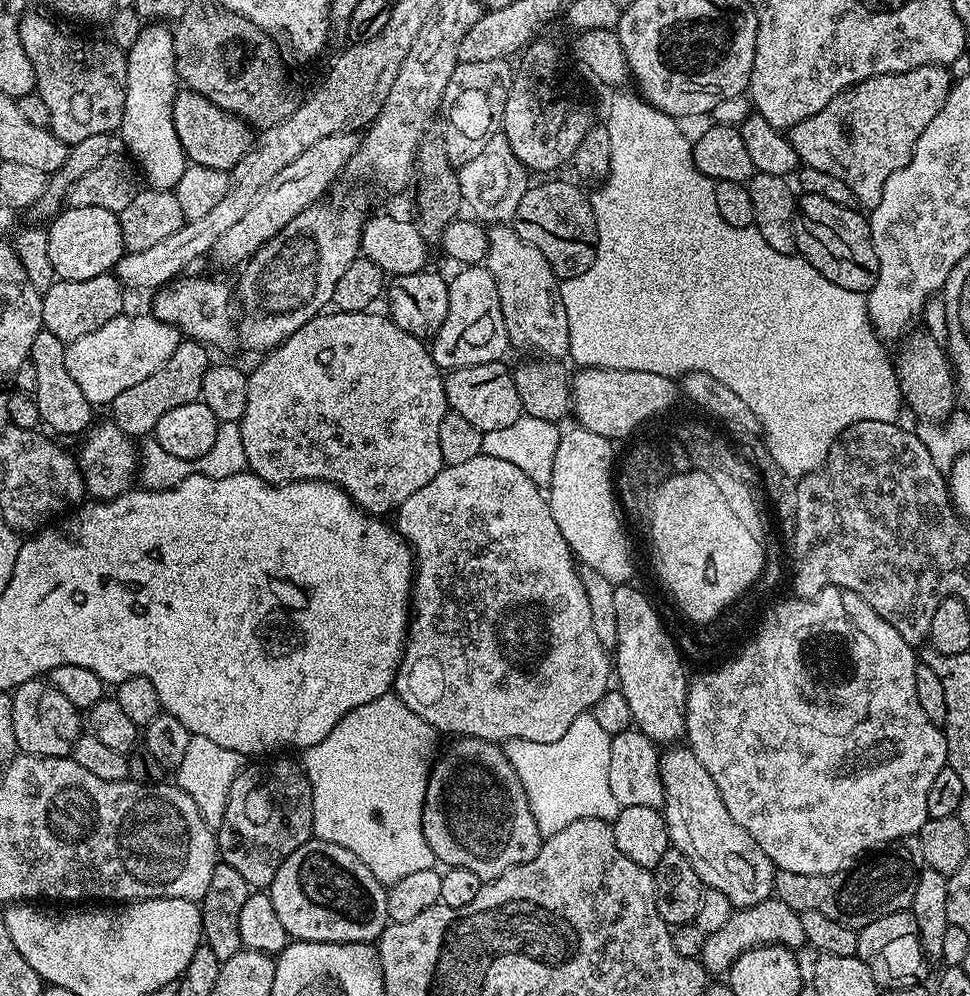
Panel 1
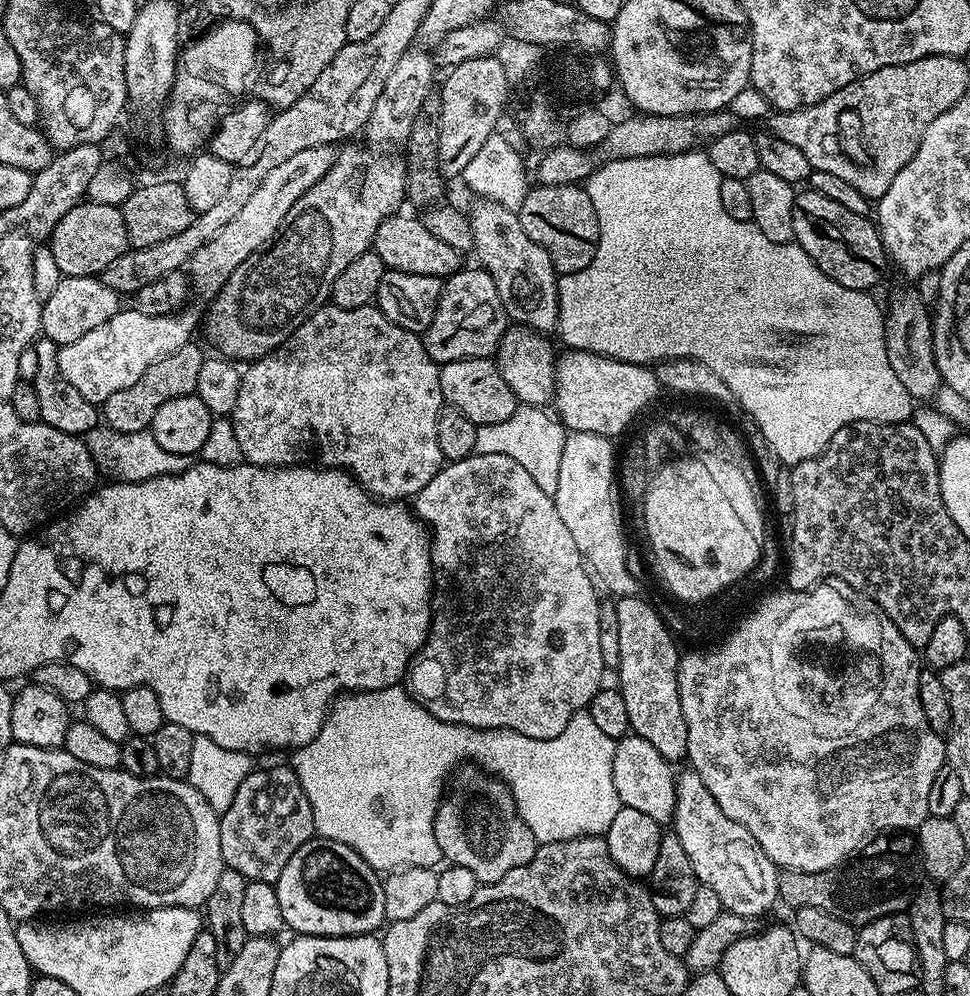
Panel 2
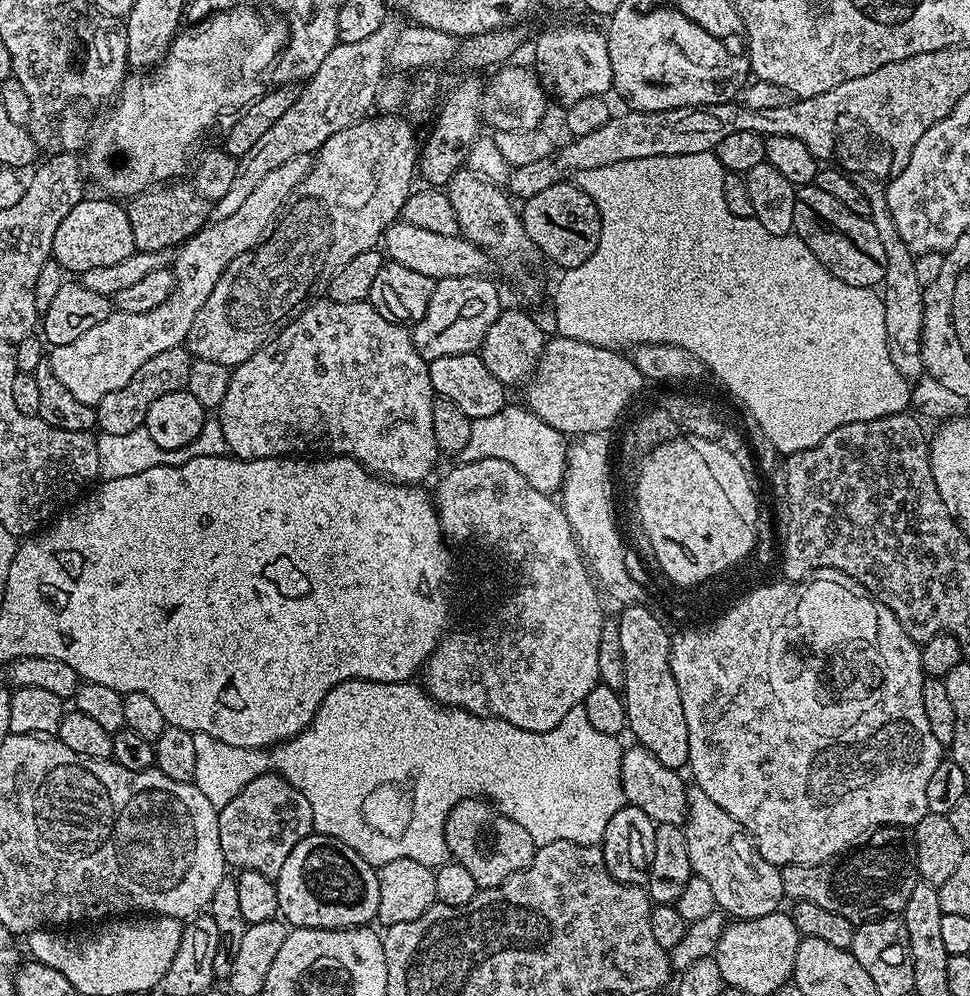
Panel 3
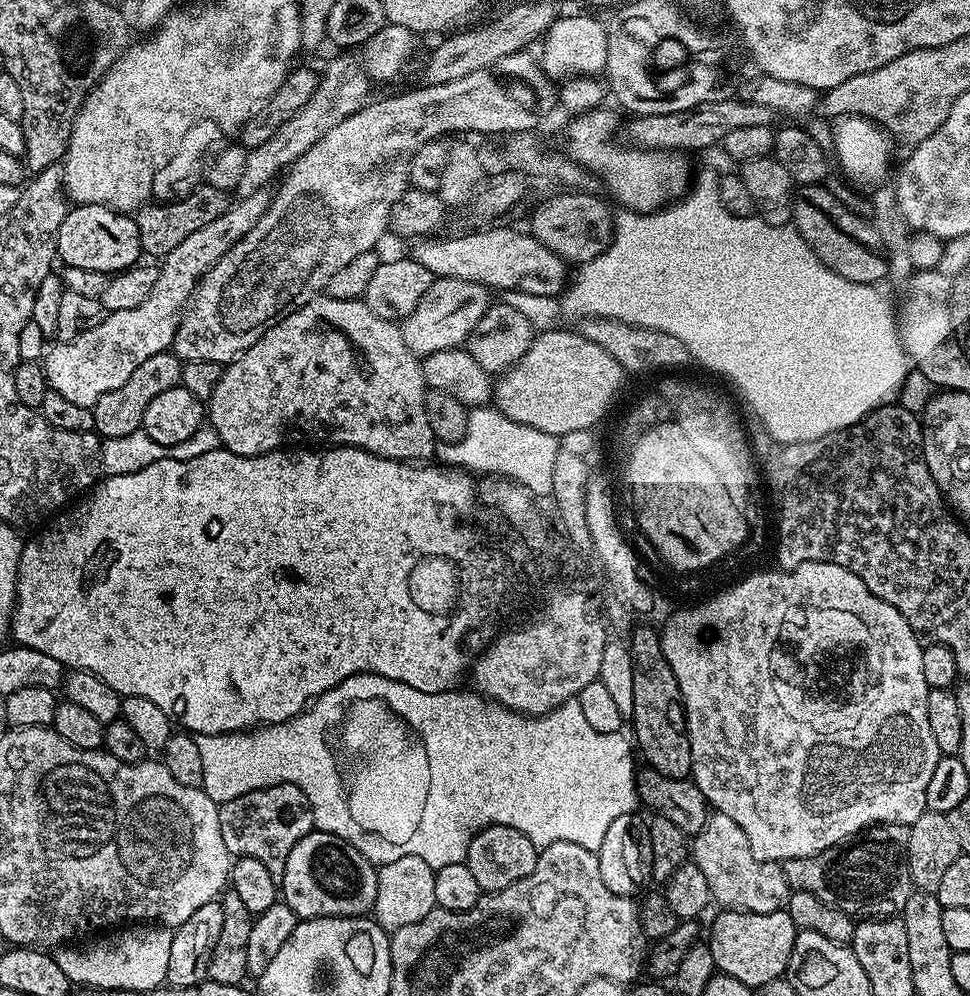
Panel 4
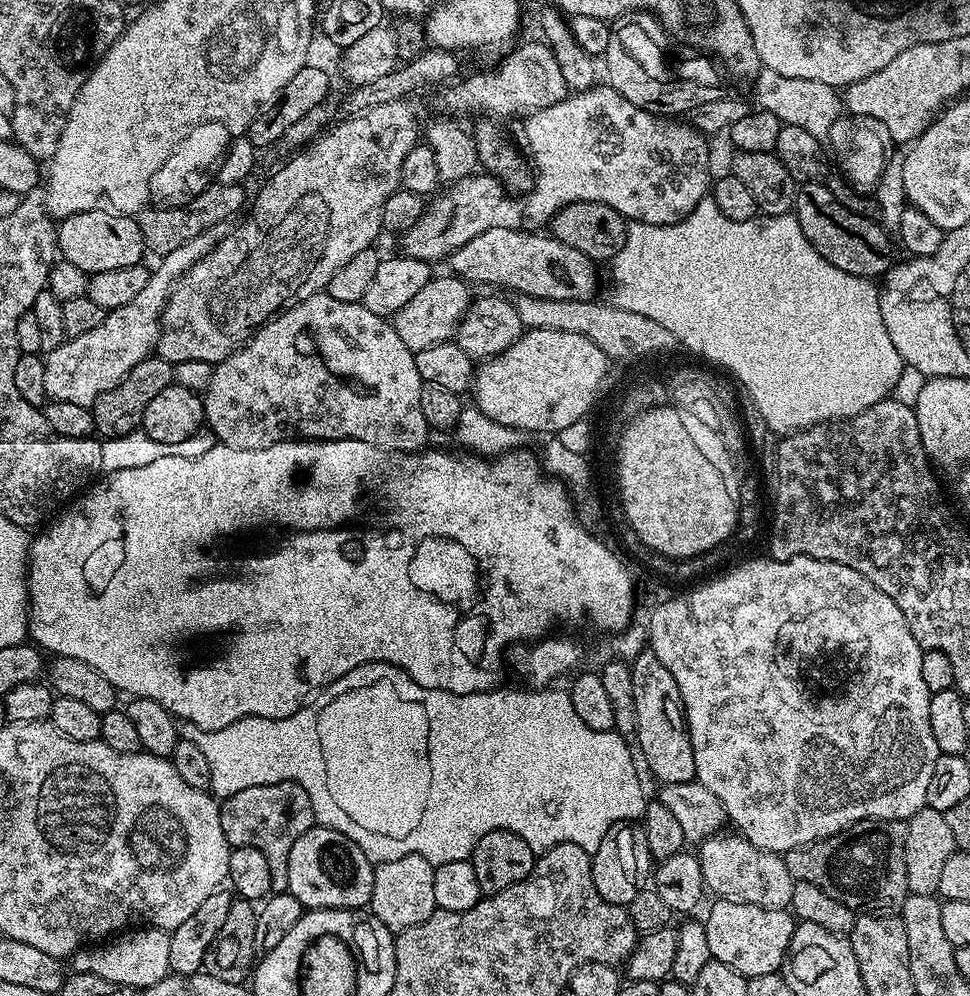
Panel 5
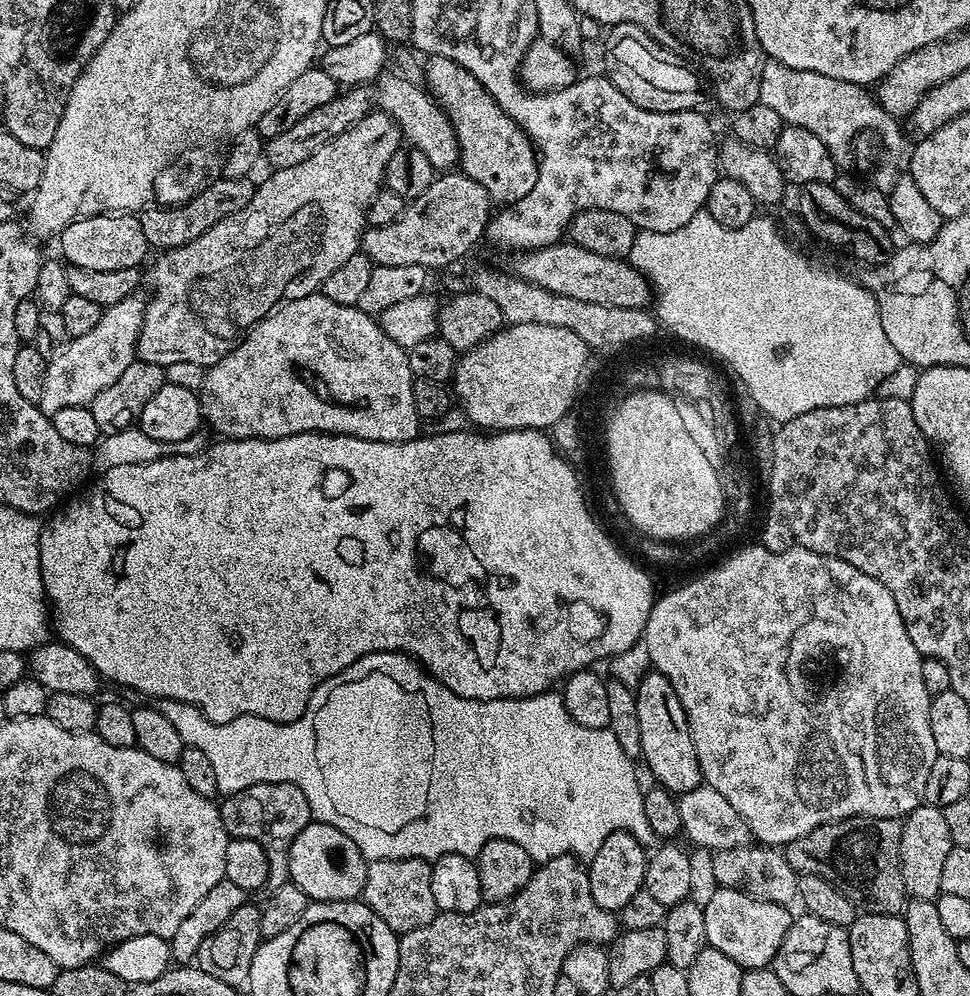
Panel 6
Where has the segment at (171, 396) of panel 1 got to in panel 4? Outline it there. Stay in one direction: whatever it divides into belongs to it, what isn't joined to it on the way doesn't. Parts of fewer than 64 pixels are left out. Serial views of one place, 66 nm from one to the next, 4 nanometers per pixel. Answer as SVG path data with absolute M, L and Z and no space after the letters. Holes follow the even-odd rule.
M171 350L154 354L154 358L146 358L146 362L142 362L142 366L138 366L138 370L134 370L134 374L130 374L130 378L126 378L126 382L118 386L118 390L109 390L108 393L102 394L102 398L98 398L98 402L91 409L94 414L96 435L109 440L122 438L122 434L141 431L140 423L146 414L146 406L150 406L150 402L154 402L158 394L175 388L181 383L181 367L181 360Z

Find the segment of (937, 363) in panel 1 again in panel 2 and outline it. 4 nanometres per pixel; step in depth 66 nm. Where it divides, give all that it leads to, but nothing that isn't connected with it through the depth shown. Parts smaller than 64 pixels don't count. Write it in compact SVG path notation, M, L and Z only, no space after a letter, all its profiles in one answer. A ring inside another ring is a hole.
M910 286L900 292L886 308L884 321L884 337L886 338L886 354L890 358L890 366L898 382L906 386L913 401L928 402L935 397L941 386L940 371L934 358L934 342L932 341L932 317L929 305L924 304L917 289Z

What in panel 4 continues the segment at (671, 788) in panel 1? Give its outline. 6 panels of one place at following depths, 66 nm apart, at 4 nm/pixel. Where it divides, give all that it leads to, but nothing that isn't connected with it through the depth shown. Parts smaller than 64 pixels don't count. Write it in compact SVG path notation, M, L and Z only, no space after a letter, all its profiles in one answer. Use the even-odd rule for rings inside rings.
M713 811L700 832L695 833L690 844L690 860L702 870L702 875L712 891L712 900L720 903L719 907L734 912L753 912L754 914L770 914L781 911L787 905L790 889L784 877L783 867L771 860L759 860L750 850L750 842L746 834L742 834L742 826L734 822L734 818L726 818L726 814Z

